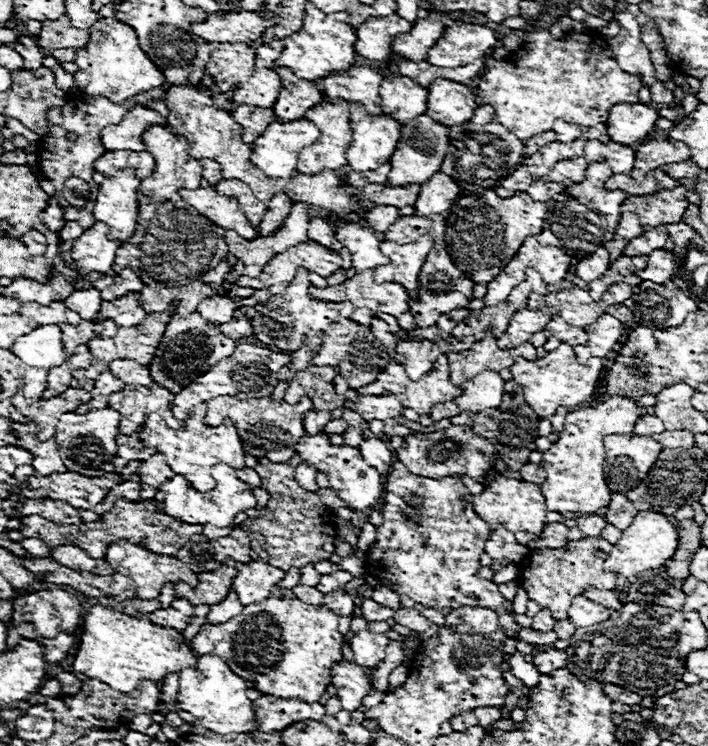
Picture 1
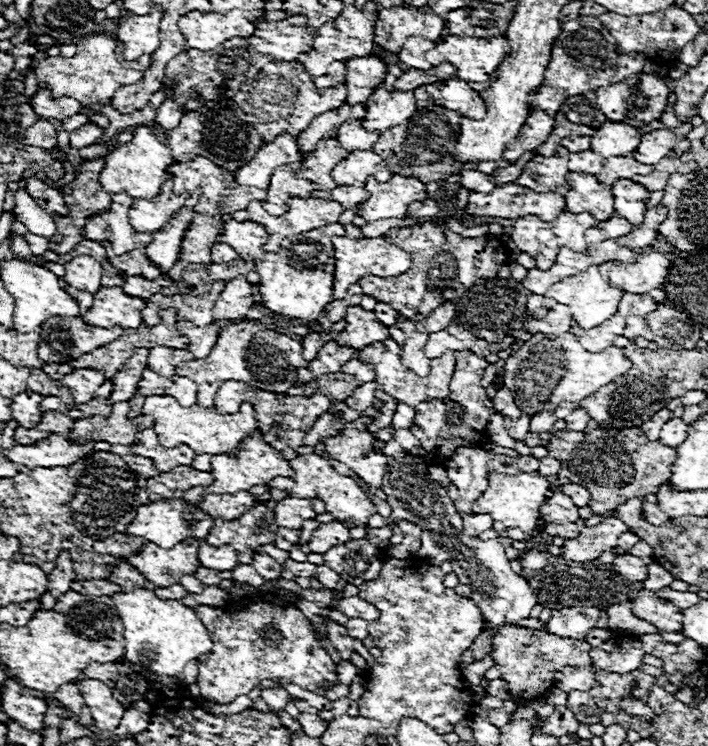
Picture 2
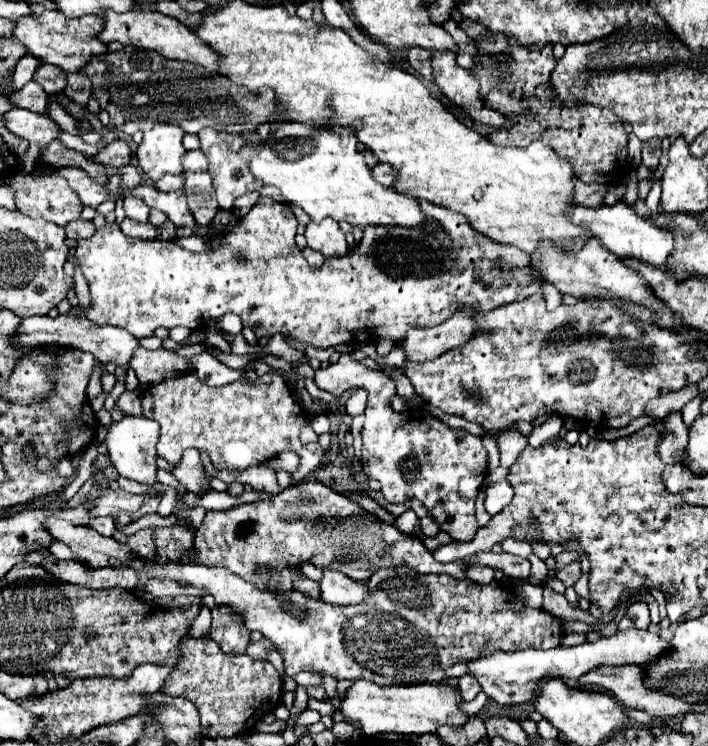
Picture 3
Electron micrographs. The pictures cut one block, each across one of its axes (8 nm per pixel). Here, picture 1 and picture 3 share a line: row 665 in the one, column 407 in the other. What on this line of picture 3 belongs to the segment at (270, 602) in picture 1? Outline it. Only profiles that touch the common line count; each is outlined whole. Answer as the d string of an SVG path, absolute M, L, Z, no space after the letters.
M264 198L264 202L256 202L252 206L252 210L226 234L216 234L210 242L210 248L206 252L190 252L190 250L184 250L180 246L176 246L172 240L142 240L142 238L128 238L122 234L120 226L118 224L106 224L102 228L96 230L96 234L88 240L80 240L78 242L78 248L76 248L76 262L78 262L78 268L80 272L84 274L86 278L86 284L88 284L88 290L90 290L90 306L76 306L76 308L70 308L68 314L74 314L74 316L84 316L100 326L104 324L110 324L110 326L120 326L124 330L128 330L130 334L136 334L136 338L148 338L154 334L156 328L164 326L164 328L174 328L174 326L184 326L184 328L190 328L190 330L196 330L198 328L198 314L202 318L204 324L212 322L212 320L218 320L222 318L224 314L236 314L240 316L242 324L246 328L252 328L256 338L264 338L264 336L274 336L278 332L282 332L284 336L288 336L290 340L294 342L300 342L300 344L310 344L314 348L330 348L330 346L338 346L338 344L344 344L344 342L376 342L378 338L390 338L394 340L396 344L404 340L406 332L412 328L412 326L436 326L440 322L444 322L446 318L450 318L456 308L464 308L464 310L480 310L480 312L488 312L492 308L498 308L498 306L504 306L504 304L510 304L510 302L520 302L524 298L528 298L530 294L536 294L538 288L542 286L542 278L530 268L530 260L528 260L528 254L524 254L522 250L518 250L516 246L504 246L504 244L498 244L498 242L492 242L492 238L488 238L486 234L480 234L478 230L474 230L468 222L468 218L460 216L460 212L454 212L454 210L446 210L444 206L436 206L436 204L430 204L428 200L418 200L420 202L420 210L424 210L424 216L428 218L428 224L438 224L438 230L430 232L426 226L418 226L418 228L406 228L406 226L366 226L364 228L364 236L362 240L350 248L344 256L340 258L326 258L326 262L320 266L320 268L312 268L308 266L308 262L304 260L300 248L294 244L295 236L297 235L298 221L292 212L292 208L288 204L280 204L280 202L274 202L274 200L268 200Z

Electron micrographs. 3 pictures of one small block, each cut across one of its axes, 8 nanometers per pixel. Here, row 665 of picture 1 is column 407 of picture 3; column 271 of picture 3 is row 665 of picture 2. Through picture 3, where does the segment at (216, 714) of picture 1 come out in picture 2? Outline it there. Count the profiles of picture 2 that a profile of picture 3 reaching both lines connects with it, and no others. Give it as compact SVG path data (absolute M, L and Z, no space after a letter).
M146 588L116 592L112 594L112 600L124 622L124 658L136 666L142 666L144 670L178 676L190 660L198 658L204 652L210 652L214 646L210 632L204 628L196 612L190 606L184 606L182 600L160 600L154 590Z

